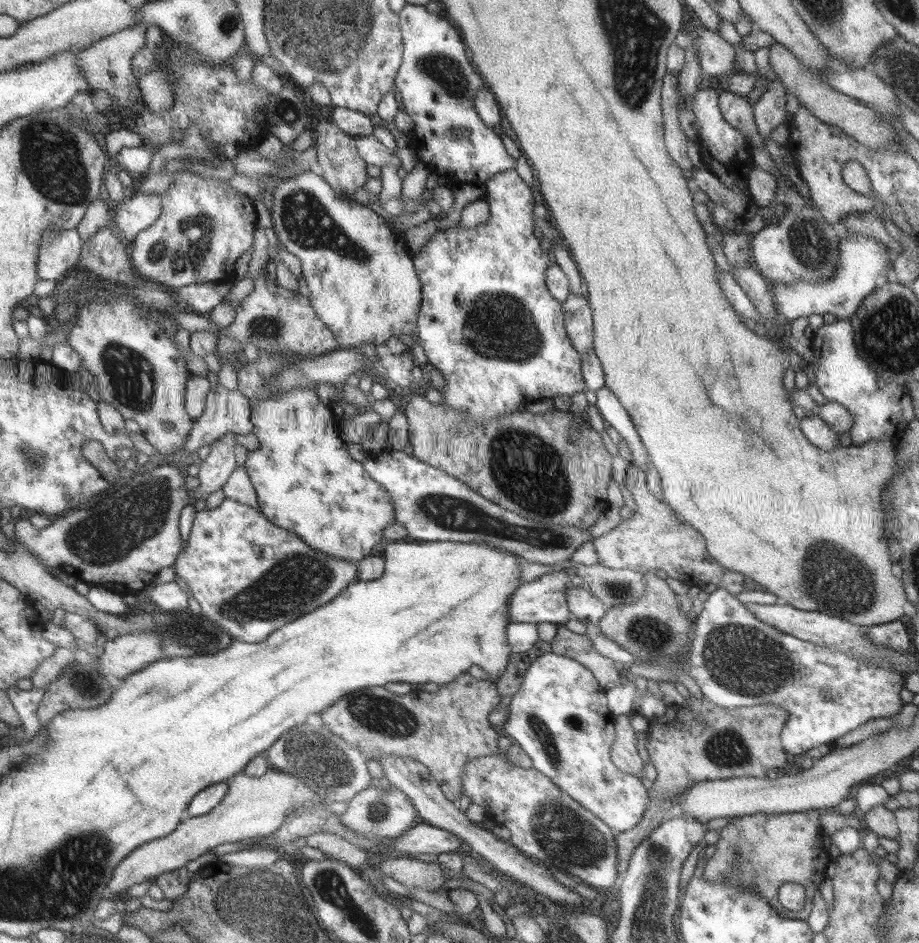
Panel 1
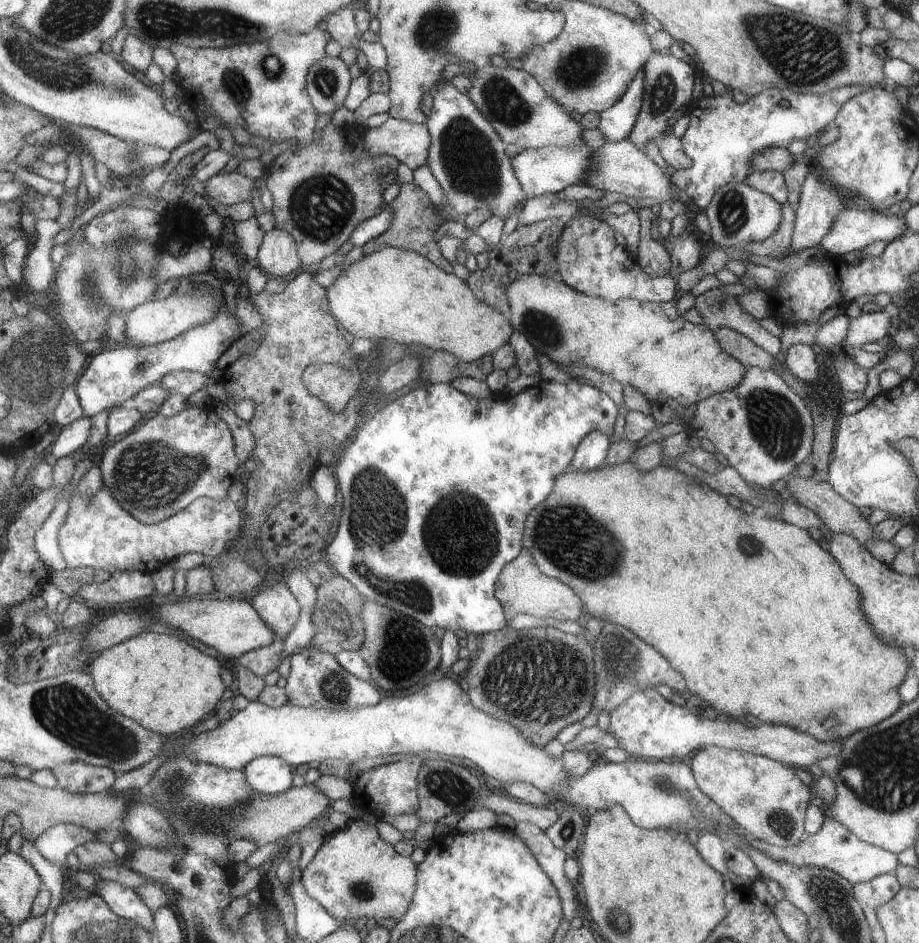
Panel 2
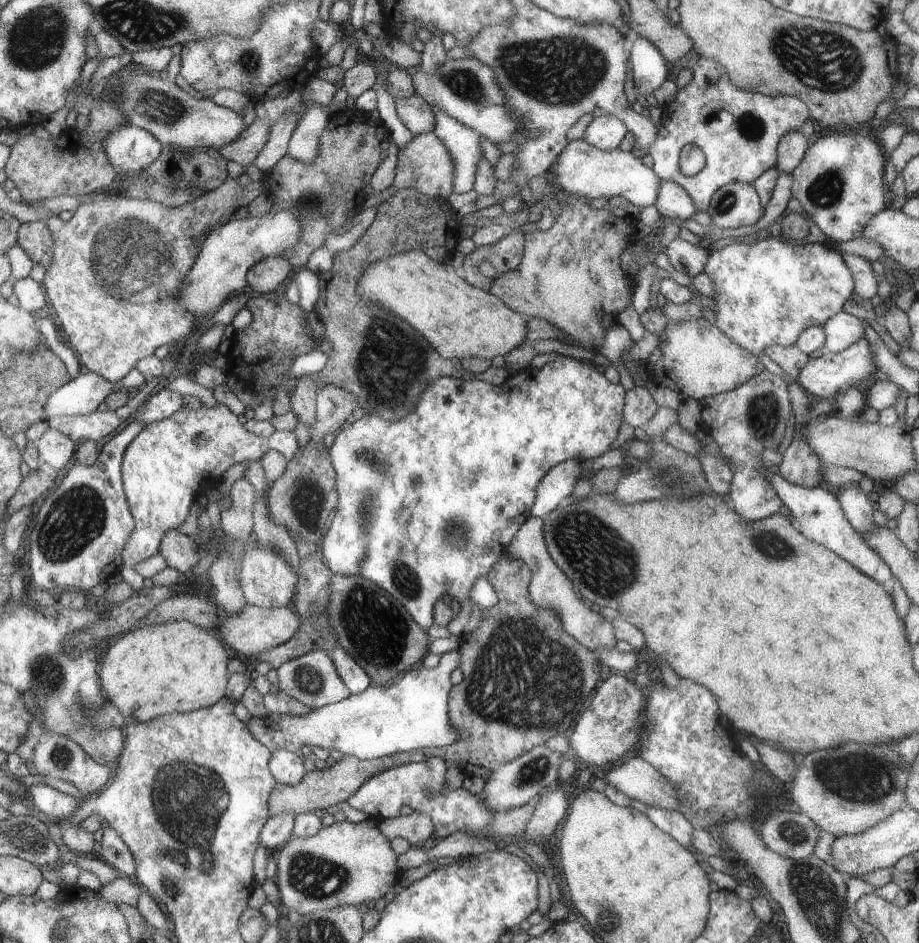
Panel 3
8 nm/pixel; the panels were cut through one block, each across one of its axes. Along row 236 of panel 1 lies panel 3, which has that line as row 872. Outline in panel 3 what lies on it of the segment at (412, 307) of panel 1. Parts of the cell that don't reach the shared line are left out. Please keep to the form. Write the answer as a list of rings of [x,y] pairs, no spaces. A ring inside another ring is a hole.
[[[370,818],[359,823],[341,821],[322,827],[310,838],[288,840],[275,855],[281,901],[285,912],[295,910],[307,915],[339,906],[359,907],[378,902],[398,880],[396,853],[391,841]]]

